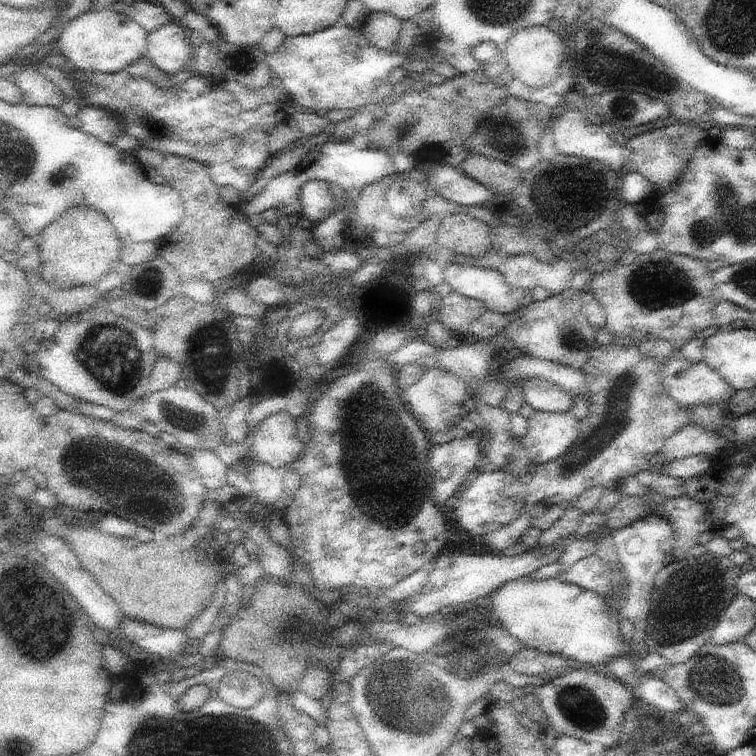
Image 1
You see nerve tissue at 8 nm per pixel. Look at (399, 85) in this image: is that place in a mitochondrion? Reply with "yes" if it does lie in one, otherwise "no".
no

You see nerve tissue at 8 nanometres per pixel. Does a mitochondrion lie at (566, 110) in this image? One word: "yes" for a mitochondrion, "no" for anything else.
no

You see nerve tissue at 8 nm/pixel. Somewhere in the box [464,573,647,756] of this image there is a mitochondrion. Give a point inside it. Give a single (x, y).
(579, 706)

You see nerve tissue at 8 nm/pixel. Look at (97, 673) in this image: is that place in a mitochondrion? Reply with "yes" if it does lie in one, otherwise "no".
no

